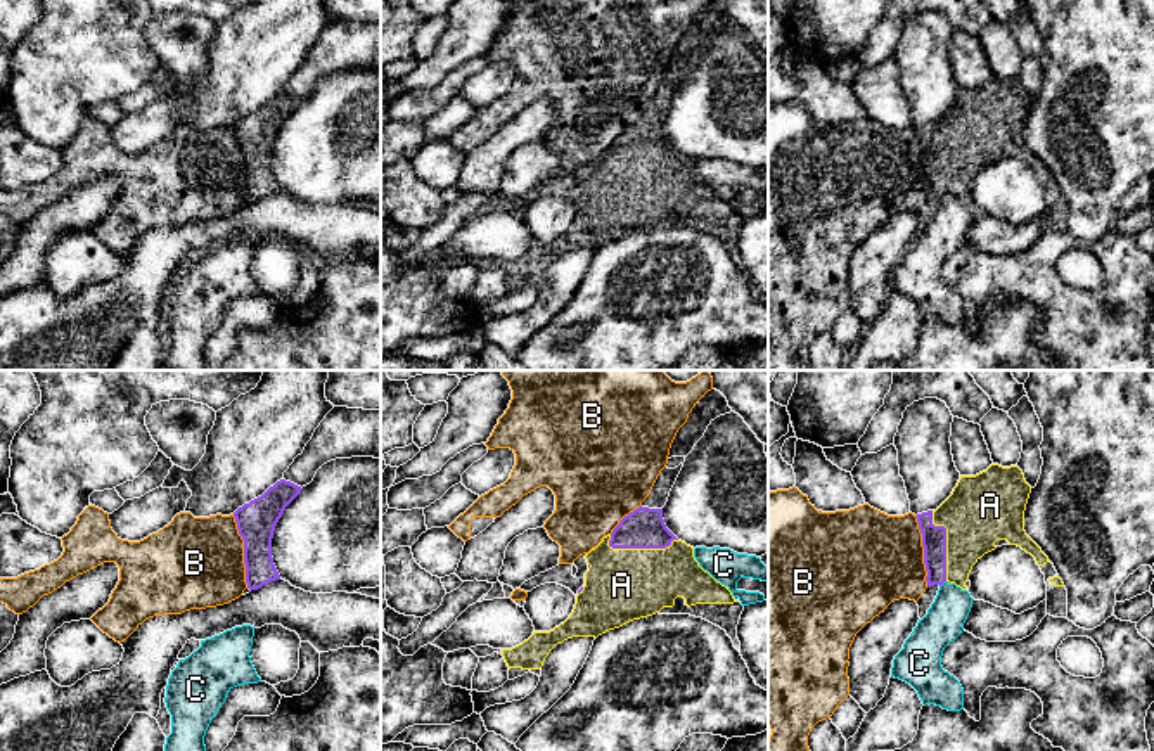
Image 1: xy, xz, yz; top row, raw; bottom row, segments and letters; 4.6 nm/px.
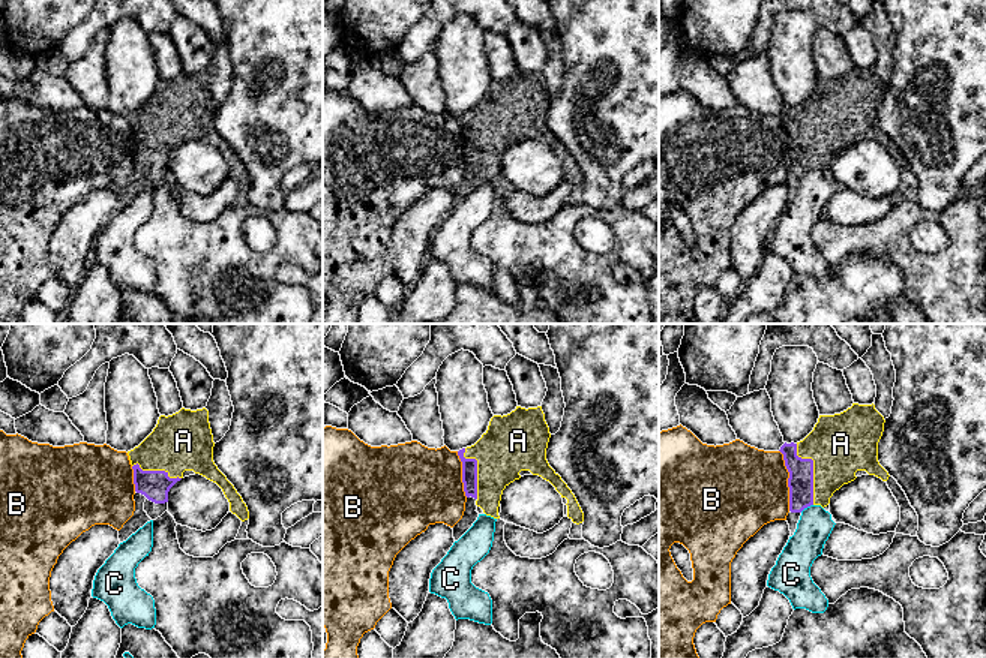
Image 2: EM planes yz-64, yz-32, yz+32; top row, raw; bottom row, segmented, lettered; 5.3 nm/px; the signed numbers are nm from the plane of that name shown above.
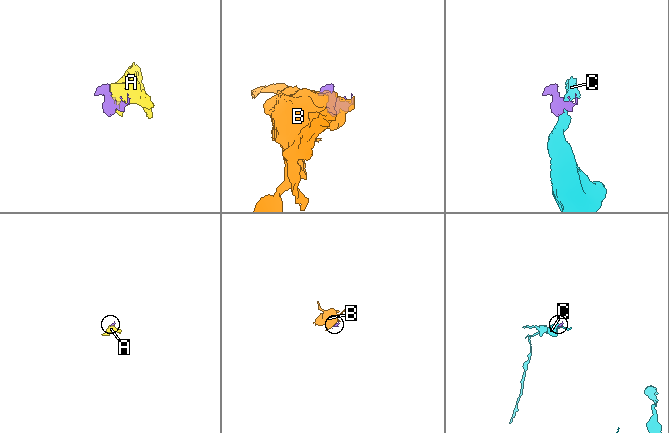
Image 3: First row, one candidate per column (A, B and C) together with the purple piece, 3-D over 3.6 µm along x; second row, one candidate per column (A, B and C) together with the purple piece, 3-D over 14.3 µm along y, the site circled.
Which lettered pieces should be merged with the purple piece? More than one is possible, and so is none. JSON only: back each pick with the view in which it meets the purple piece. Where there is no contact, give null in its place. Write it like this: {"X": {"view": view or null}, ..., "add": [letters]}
{"A": {"view": "xz"}, "add": ["A"]}

